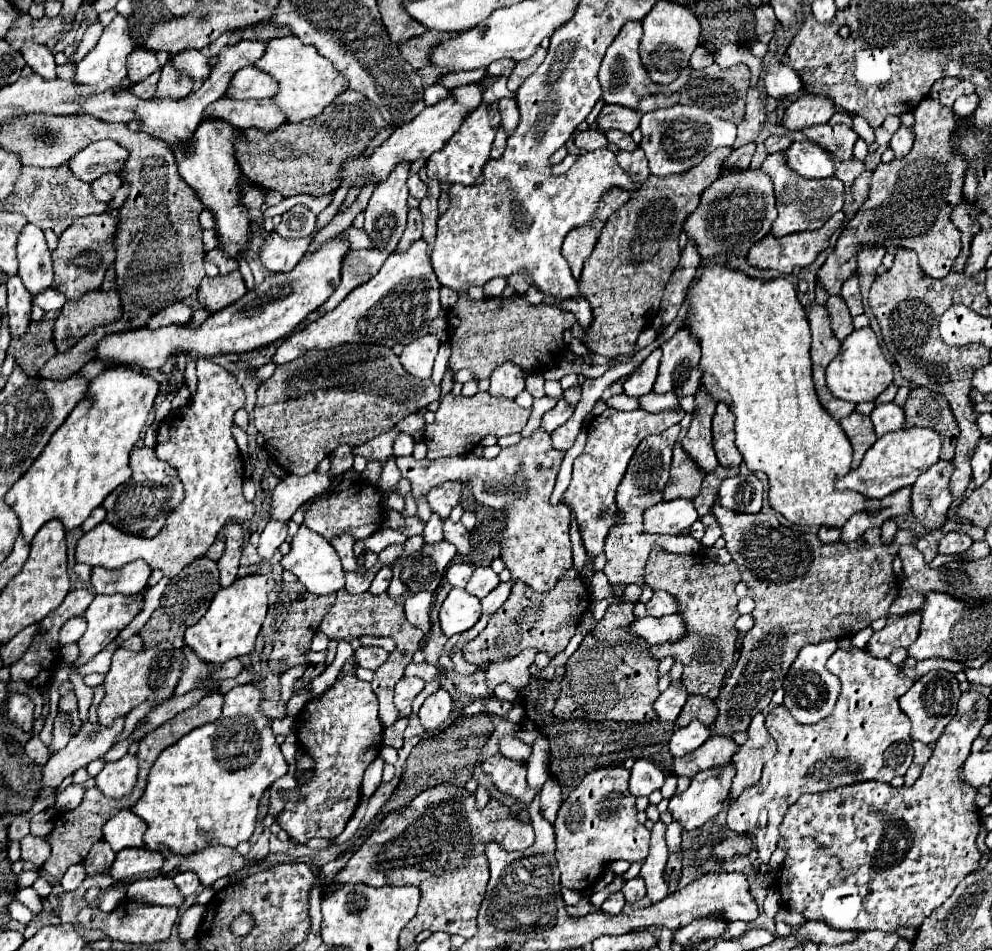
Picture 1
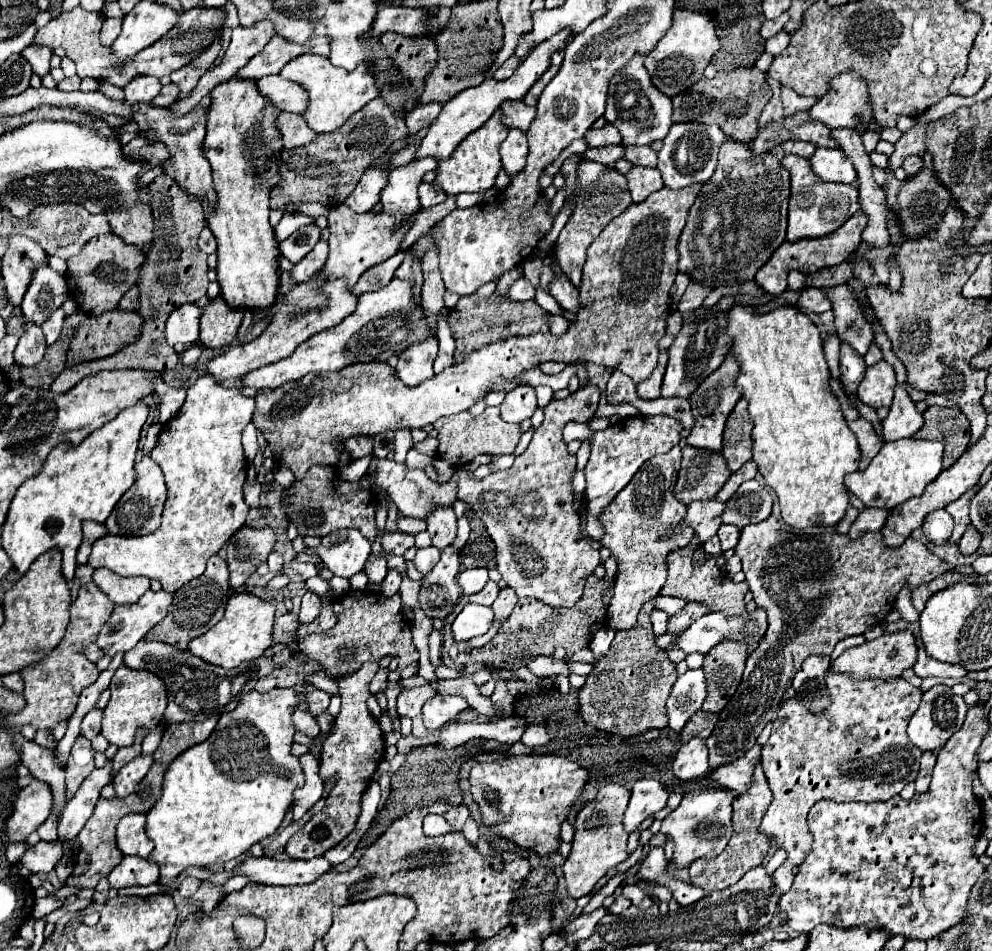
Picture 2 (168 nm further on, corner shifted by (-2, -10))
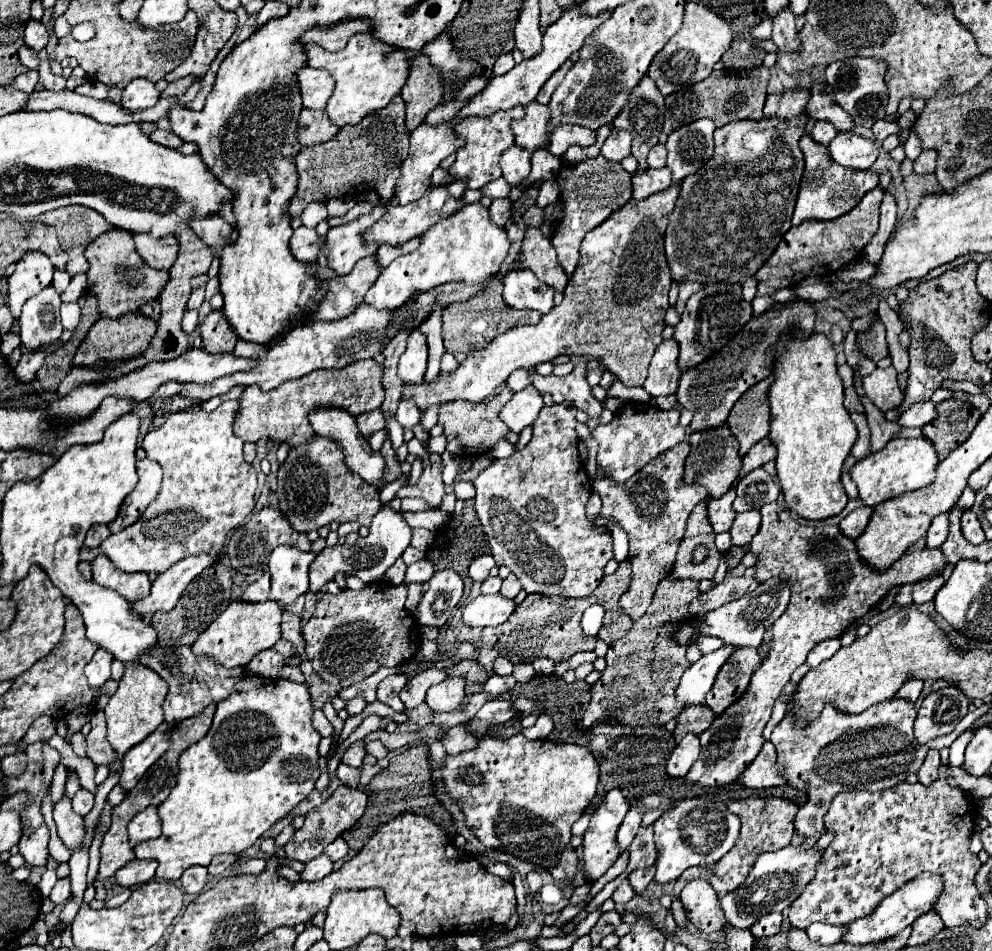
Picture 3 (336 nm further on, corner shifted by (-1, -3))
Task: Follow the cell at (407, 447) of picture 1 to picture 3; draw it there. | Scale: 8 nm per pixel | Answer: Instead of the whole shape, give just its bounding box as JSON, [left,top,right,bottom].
[396,400,420,428]

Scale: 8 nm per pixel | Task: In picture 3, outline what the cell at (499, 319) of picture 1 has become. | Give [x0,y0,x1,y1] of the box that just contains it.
[442,278,540,364]

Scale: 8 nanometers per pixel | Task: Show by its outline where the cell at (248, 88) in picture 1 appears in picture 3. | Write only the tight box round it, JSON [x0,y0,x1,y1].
[298,68,334,110]

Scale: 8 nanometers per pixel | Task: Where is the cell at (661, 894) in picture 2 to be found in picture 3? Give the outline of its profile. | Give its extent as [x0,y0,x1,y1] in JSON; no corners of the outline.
[674,798,798,896]

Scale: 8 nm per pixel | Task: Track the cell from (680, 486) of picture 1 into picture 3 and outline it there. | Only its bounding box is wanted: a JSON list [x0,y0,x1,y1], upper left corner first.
[684,424,742,498]

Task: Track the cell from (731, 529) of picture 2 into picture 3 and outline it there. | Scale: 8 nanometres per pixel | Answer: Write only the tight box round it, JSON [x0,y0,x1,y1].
[730,510,762,546]

